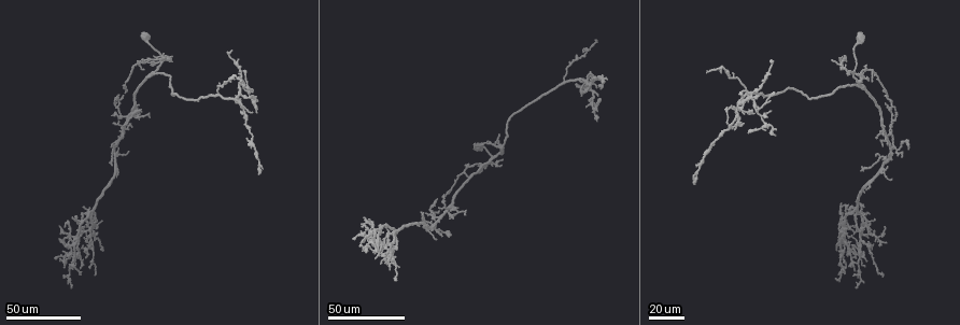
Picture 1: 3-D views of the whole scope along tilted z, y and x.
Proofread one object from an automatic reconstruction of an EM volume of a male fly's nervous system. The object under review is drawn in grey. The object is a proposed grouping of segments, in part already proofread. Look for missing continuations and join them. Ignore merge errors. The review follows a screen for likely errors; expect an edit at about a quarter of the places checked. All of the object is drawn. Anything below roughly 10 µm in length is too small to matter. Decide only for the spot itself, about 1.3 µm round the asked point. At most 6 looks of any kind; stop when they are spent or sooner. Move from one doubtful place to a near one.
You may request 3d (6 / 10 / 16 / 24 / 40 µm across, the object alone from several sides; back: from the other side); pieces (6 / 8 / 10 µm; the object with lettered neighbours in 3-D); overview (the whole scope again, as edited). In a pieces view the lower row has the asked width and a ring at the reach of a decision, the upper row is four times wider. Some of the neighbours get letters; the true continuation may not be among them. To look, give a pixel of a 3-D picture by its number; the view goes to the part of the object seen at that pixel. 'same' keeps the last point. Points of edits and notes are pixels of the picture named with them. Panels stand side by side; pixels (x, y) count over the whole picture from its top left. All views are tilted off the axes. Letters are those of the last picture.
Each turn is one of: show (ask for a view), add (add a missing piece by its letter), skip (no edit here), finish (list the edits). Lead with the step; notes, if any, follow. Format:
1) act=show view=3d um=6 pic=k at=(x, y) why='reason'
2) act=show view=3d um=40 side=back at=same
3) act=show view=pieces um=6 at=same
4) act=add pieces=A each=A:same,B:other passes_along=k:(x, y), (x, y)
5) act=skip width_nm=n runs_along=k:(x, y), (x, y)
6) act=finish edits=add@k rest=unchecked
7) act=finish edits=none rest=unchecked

act=show view=3d um=40 pic=1 at=(366, 246) why='thin end'

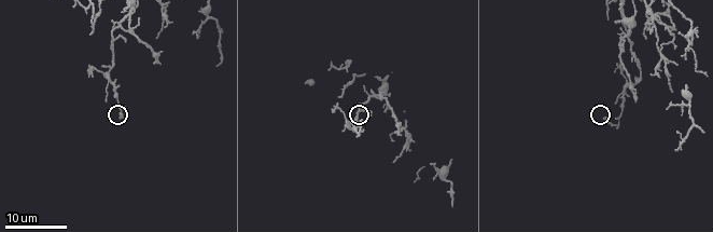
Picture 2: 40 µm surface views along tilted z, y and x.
act=show view=pieces um=10 pic=2 at=(603, 116)

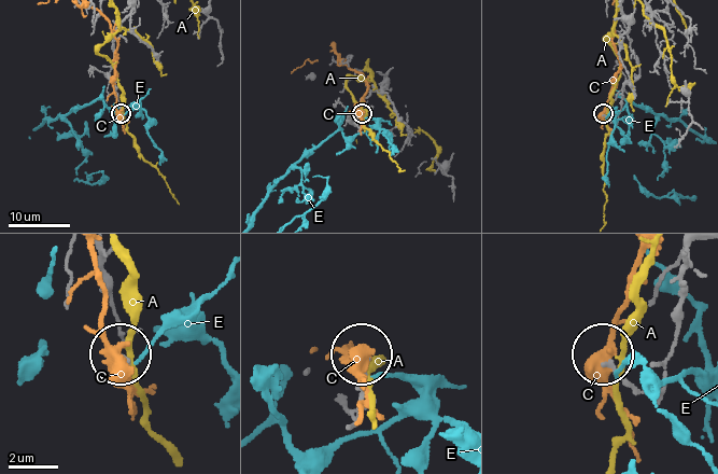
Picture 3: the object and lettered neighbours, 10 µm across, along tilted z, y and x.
act=skip each=A:other,C:other,E:other found='none of them fits'

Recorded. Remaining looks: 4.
act=show view=3d um=24 pic=1 at=(694, 184) why='end of a long branch'

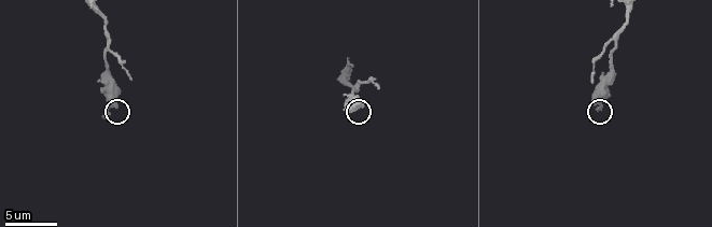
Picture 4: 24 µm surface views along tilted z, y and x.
act=show view=3d um=6 pic=4 at=(101, 115)

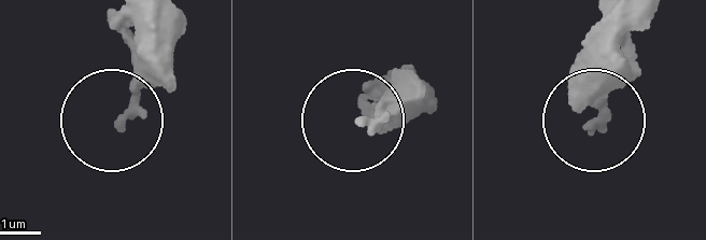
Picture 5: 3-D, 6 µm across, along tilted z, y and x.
act=show view=pieces um=10 pic=5 at=(121, 125)

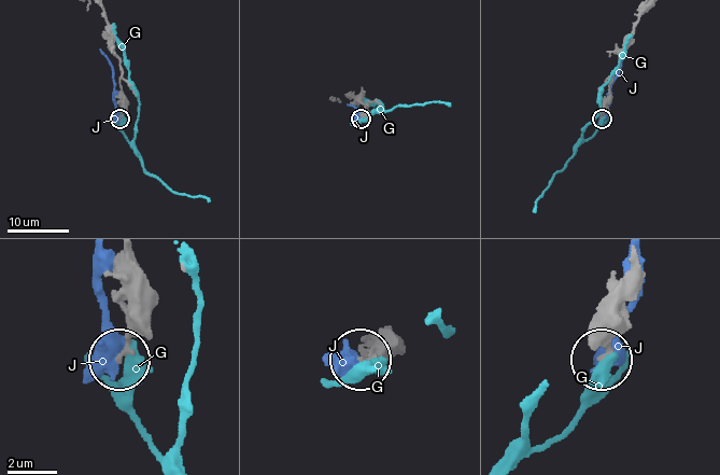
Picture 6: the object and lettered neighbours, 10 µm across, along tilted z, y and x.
act=skip each=G:other,J:other runs_along=6:(633, 32), (608, 87), (602, 117) found='no lettered piece goes on from it'

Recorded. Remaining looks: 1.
act=finish edits=none rest=unchecked

